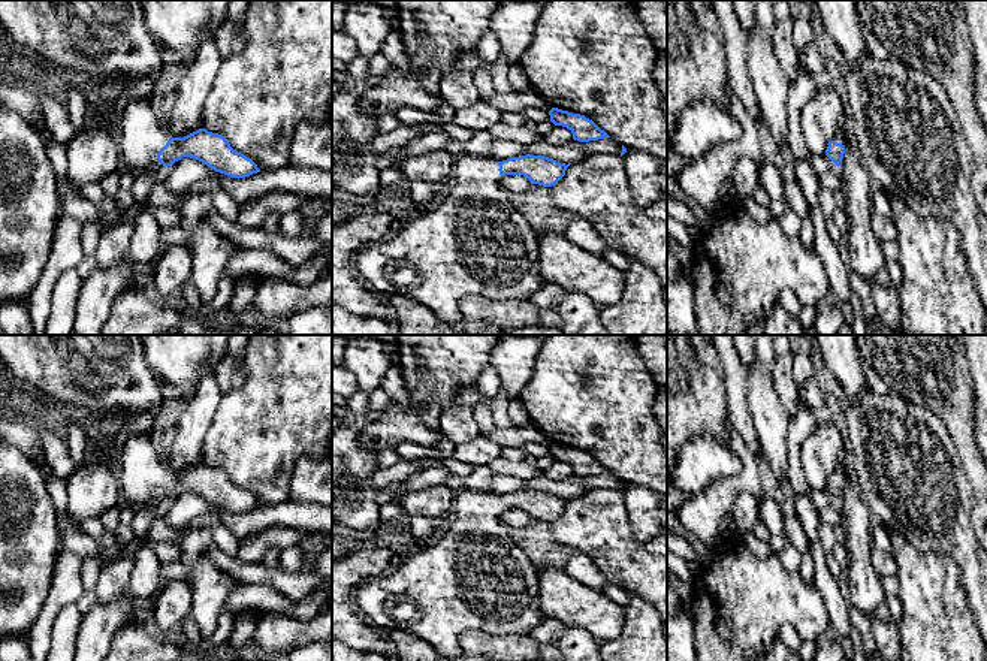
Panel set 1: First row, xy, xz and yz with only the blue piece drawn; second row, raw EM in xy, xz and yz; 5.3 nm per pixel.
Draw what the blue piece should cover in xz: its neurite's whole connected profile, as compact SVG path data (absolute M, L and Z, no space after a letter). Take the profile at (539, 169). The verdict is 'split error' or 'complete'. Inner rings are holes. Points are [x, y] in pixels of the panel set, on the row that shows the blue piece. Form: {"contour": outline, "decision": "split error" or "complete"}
{"contour": "M531 154L502 162L489 156L456 157L443 203L405 223L392 239L362 248L354 263L357 277L384 298L401 295L422 304L447 325L464 319L459 302L470 295L531 299L543 283L538 268L540 233L514 208L510 194L501 187L501 178L523 175L531 184L552 187L570 165Z", "decision": "split error"}

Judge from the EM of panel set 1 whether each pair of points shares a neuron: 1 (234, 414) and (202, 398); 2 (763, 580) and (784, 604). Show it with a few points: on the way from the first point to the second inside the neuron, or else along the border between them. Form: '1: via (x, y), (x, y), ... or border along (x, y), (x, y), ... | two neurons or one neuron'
1: border along (223, 395), (204, 438) | two neurons
2: via (767, 586), (778, 598) | one neuron

